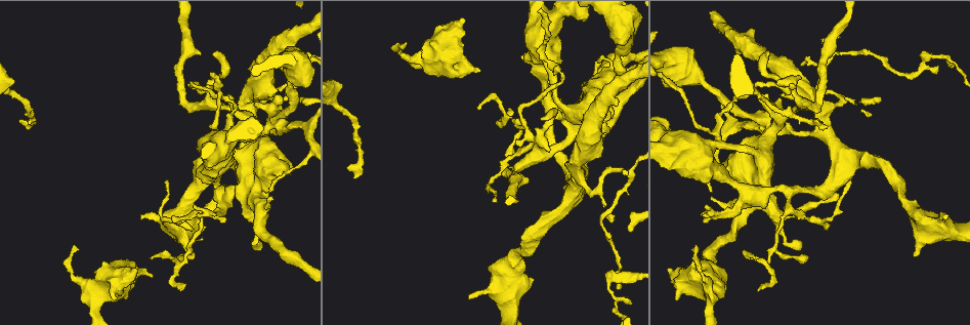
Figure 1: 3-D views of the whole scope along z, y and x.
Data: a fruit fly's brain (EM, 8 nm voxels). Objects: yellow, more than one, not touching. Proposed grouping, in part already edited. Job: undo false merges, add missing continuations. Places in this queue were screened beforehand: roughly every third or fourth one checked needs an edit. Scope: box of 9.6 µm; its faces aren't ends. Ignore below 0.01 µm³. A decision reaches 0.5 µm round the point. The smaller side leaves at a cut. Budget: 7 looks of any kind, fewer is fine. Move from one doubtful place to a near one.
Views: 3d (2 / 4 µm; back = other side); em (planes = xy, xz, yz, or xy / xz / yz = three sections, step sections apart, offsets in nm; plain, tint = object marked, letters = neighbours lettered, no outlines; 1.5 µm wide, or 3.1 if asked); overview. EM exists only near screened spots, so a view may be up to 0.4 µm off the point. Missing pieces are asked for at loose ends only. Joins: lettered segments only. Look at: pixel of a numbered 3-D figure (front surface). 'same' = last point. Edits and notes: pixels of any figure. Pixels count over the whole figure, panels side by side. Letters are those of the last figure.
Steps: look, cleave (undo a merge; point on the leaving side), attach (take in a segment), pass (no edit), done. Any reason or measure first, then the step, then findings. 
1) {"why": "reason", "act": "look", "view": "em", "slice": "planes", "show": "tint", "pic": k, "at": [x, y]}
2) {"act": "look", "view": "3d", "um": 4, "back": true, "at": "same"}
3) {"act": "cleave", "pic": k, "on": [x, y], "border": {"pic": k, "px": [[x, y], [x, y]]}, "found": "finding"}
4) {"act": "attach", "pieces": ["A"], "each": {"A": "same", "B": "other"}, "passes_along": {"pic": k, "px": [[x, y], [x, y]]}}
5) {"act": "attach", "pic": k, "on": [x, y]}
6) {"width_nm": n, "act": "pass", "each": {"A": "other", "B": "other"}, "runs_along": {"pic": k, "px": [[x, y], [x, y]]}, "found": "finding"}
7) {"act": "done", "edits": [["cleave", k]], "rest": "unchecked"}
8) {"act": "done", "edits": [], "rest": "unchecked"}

{"why": "arms part here", "act": "look", "view": "em", "slice": "planes", "show": "letters", "pic": 1, "at": [615, 276]}

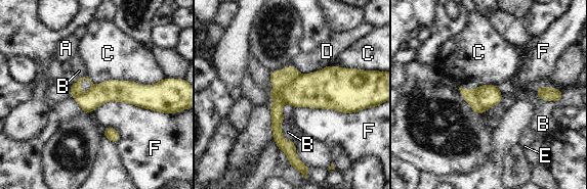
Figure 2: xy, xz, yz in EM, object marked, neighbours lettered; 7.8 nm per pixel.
{"width_nm": 170, "act": "cleave", "pic": 2, "on": [280, 79], "each": {"A": "other", "B": "other", "C": "other", "D": "other", "E": "other", "F": "other"}, "border": {"pic": 2, "px": [[300, 75], [279, 89]]}, "found": "two neurons meet here"}

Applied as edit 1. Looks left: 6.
{"act": "look", "view": "overview"}

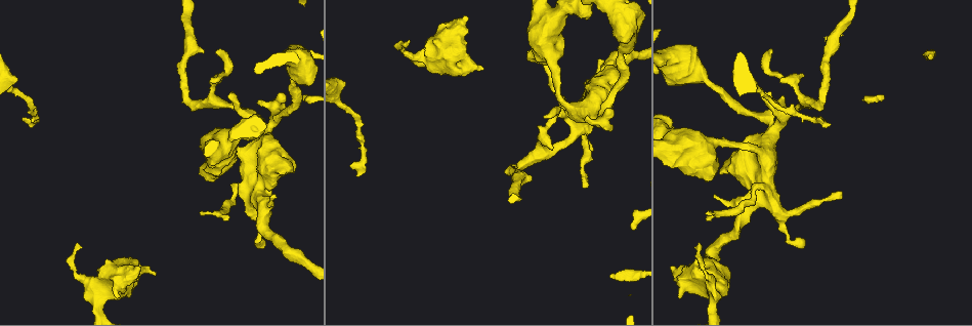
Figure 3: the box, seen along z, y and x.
{"why": "thin end", "act": "look", "view": "em", "slice": "xy", "step": 8, "show": "letters", "pic": 3, "at": [356, 174]}

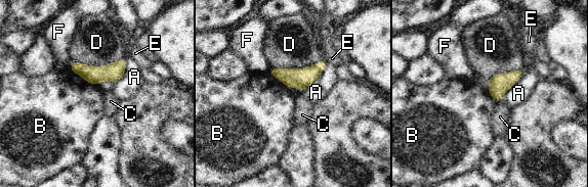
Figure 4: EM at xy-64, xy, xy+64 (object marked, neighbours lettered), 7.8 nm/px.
{"why": "cut it another way", "act": "look", "view": "em", "slice": "yz", "step": 4, "show": "letters", "at": "same"}

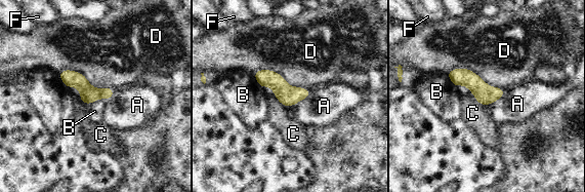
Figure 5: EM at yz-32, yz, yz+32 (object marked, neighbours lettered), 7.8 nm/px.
{"act": "pass", "each": {"A": "other", "B": "other", "C": "other", "D": "other", "F": "other"}, "found": "none of them fits"}

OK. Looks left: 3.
{"act": "done", "edits": [["cleave", 2]], "rest": "unchecked"}

